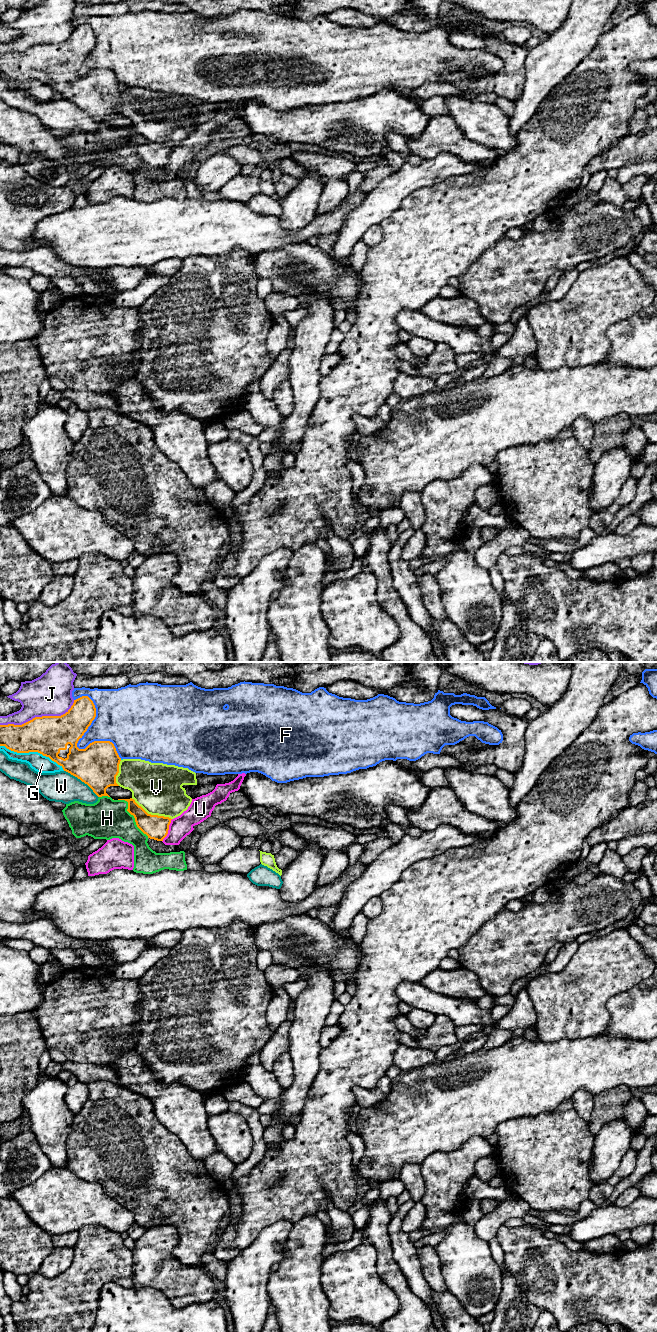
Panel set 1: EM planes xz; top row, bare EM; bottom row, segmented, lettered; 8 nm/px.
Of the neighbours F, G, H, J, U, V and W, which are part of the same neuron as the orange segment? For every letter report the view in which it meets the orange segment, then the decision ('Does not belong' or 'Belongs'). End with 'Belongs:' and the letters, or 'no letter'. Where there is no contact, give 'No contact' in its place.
F: Touches orange in xz. Does not belong
G: Touches orange in xz. Does not belong
H: Touches orange in xz. Does not belong
J: Touches orange in xz. Does not belong
U: Touches orange in xz. Does not belong
V: Touches orange in xz. Does not belong
W: Touches orange in xz. Does not belong
Belongs: no letter

